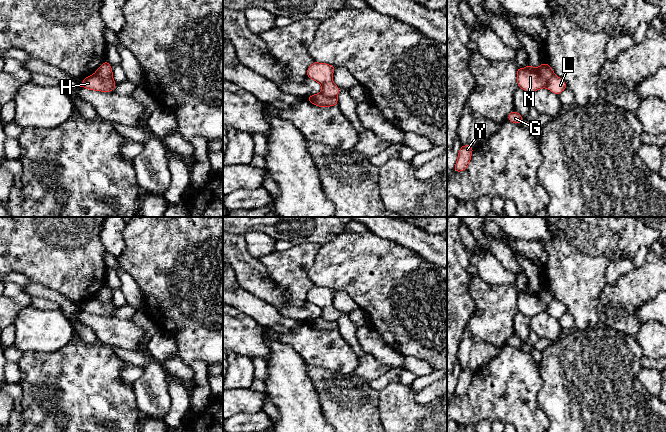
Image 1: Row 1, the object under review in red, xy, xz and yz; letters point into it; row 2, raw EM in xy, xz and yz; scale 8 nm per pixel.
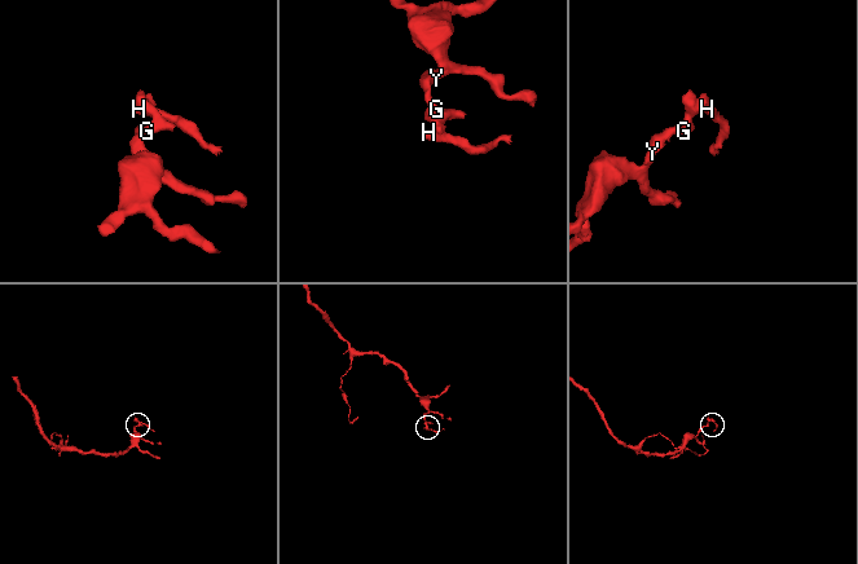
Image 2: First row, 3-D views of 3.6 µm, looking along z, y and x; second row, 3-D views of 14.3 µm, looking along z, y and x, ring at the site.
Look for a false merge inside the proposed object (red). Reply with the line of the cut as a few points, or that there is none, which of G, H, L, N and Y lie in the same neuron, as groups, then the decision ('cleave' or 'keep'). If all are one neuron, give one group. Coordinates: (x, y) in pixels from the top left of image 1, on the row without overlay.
xy (95, 297), (103, 303), (112, 303) | G N Y / H L | cleave

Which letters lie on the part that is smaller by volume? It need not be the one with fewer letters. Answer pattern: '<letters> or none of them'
H, L

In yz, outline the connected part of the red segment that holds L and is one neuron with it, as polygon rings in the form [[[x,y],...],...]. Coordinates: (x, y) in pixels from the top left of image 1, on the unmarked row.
[[[554,298],[547,306],[546,312],[559,320],[567,312],[567,308]]]

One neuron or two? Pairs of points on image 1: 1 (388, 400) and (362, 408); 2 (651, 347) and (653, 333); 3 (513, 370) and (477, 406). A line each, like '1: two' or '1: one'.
1: two
2: one
3: one

